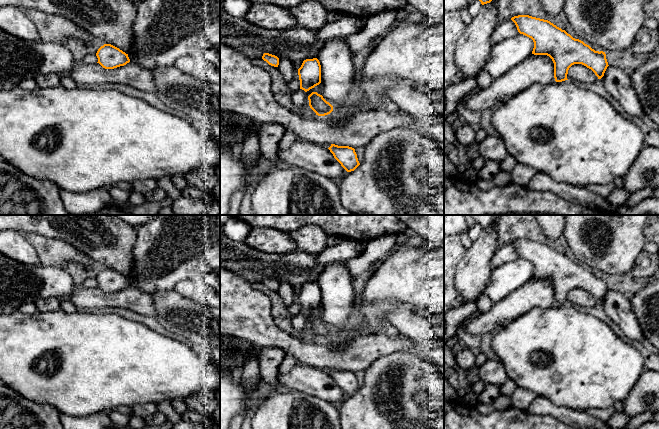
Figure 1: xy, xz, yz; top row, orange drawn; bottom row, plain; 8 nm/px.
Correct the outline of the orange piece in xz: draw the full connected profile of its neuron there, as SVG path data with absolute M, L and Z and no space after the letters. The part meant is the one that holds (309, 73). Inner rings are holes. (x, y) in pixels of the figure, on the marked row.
M317 58L306 59L298 69L300 89L305 92L321 83L321 65Z

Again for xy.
M111 44L101 46L96 56L98 58L97 63L105 69L114 69L130 62L128 54Z

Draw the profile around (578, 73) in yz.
M574 64L568 70L567 79L577 84L590 84L598 80L598 77L586 66L582 64Z

